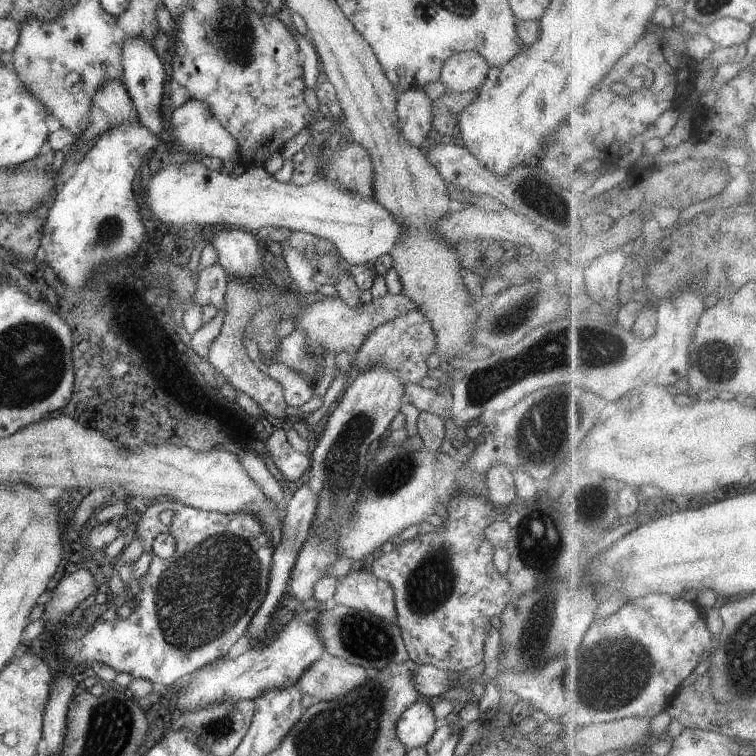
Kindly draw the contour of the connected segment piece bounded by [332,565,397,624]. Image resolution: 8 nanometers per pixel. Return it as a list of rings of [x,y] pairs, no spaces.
[[[361,565],[339,578],[332,603],[372,613],[392,624],[396,622],[394,589]]]

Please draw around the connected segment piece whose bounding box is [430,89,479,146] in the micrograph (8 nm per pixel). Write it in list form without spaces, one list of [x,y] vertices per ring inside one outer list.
[[[478,90],[465,93],[444,93],[441,98],[433,101],[433,121],[430,135],[435,143],[448,142],[462,146],[458,115],[478,98]]]

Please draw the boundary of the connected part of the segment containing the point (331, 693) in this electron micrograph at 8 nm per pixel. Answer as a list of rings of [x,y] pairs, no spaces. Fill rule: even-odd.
[[[325,653],[299,678],[304,694],[320,701],[342,698],[370,682],[367,670]]]

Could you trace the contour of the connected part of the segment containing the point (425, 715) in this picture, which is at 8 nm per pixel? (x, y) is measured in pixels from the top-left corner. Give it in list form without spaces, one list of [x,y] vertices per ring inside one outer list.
[[[416,701],[400,715],[395,729],[397,738],[409,751],[423,747],[433,737],[438,725],[433,707]]]

